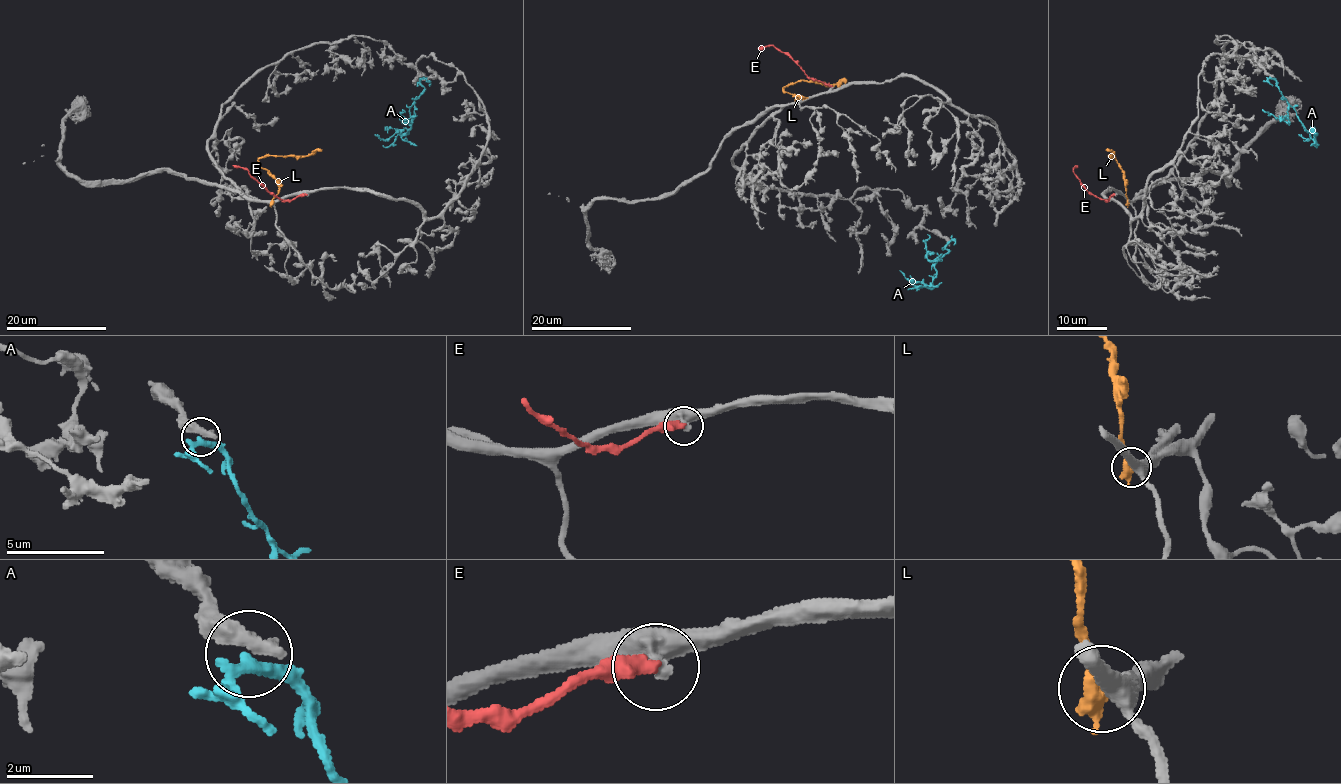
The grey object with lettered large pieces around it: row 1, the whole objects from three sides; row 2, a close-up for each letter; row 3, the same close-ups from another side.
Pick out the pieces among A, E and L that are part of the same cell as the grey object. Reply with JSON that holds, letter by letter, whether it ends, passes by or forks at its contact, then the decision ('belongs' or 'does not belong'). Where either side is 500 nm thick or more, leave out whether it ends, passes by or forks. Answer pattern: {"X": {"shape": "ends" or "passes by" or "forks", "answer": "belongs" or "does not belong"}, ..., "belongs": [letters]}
{"A": {"answer": "does not belong"}, "E": {"shape": "ends", "answer": "does not belong"}, "L": {"shape": "ends", "answer": "does not belong"}, "belongs": []}

